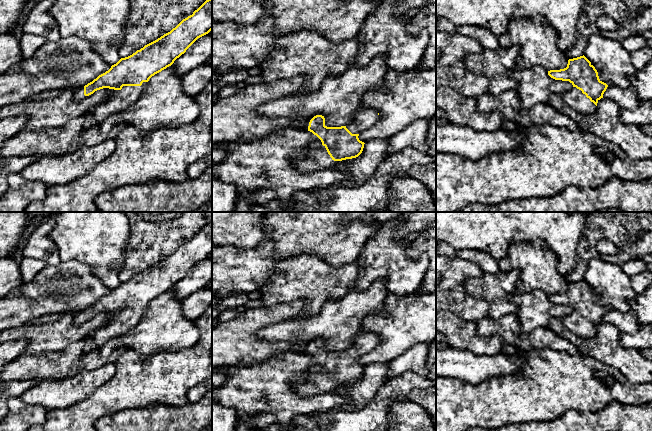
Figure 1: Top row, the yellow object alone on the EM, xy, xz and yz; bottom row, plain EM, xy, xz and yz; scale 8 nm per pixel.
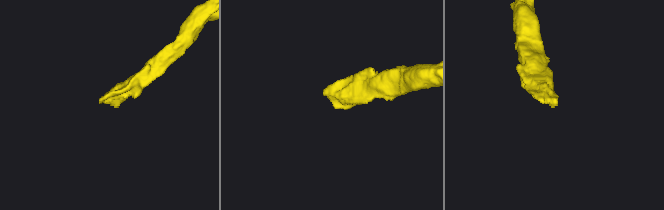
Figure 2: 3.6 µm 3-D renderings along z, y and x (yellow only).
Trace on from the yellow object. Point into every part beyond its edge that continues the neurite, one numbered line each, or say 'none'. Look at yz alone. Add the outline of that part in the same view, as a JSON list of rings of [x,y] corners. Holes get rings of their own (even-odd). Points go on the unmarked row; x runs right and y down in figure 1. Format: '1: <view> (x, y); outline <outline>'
1: yz (574, 322); outline [[[573,311],[569,316],[565,316],[561,321],[567,329],[579,337],[590,338],[597,333],[597,330],[576,311]]]

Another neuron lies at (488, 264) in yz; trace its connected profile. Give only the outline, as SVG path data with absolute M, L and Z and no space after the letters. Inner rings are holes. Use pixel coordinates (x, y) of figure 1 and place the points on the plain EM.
M474 249L457 250L456 257L475 263L483 273L498 275L501 271L497 260L484 251Z

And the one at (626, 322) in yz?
M609 309L603 321L617 327L622 333L635 334L641 328L632 309L627 312Z

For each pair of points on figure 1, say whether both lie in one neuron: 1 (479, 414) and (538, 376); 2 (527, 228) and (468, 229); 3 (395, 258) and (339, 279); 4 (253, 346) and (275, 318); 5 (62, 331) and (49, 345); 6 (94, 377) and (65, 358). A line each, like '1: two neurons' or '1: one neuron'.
1: one neuron
2: one neuron
3: two neurons
4: one neuron
5: one neuron
6: two neurons

